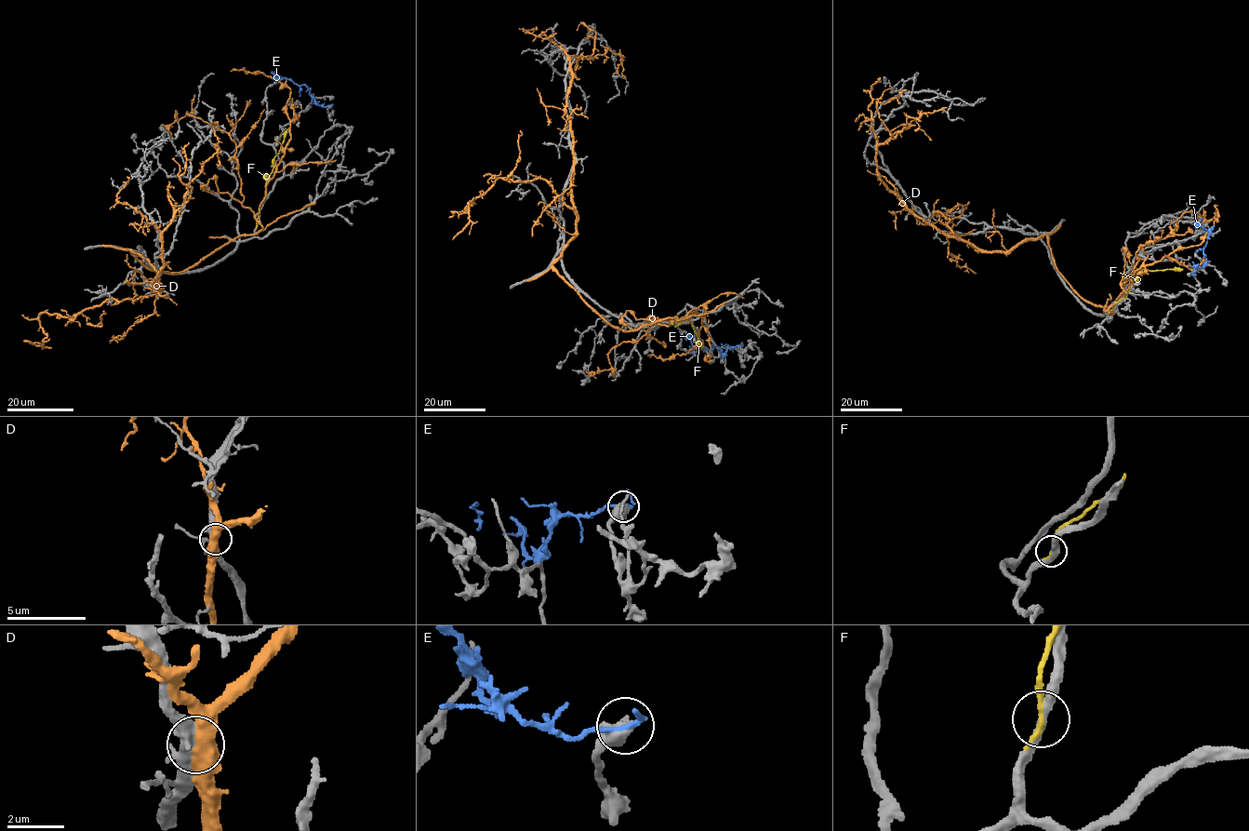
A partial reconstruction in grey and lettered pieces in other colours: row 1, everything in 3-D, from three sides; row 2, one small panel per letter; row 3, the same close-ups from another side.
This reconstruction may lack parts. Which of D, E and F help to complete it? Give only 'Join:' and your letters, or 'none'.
Join: none

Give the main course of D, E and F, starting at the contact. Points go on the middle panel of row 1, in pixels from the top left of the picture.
D: (568, 57), (576, 235), (552, 265), (617, 328), (693, 311), (702, 318), (703, 346), (647, 355)
E: (741, 345), (729, 347), (723, 355), (717, 347), (695, 352), (689, 337), (685, 339)
F: (672, 323), (681, 323), (680, 319), (686, 314), (697, 337), (697, 344), (703, 346)

